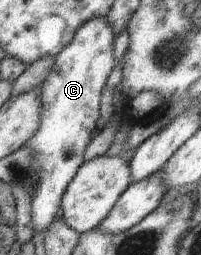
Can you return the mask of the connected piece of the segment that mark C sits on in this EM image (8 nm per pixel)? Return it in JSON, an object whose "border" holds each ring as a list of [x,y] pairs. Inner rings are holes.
{"border":[[[107,16],[92,18],[76,30],[75,38],[55,57],[54,67],[40,87],[42,116],[36,134],[24,144],[40,164],[36,192],[30,198],[30,220],[34,234],[46,236],[48,226],[58,218],[64,192],[84,162],[86,147],[100,117],[100,101],[107,80],[117,65],[114,32]]]}

